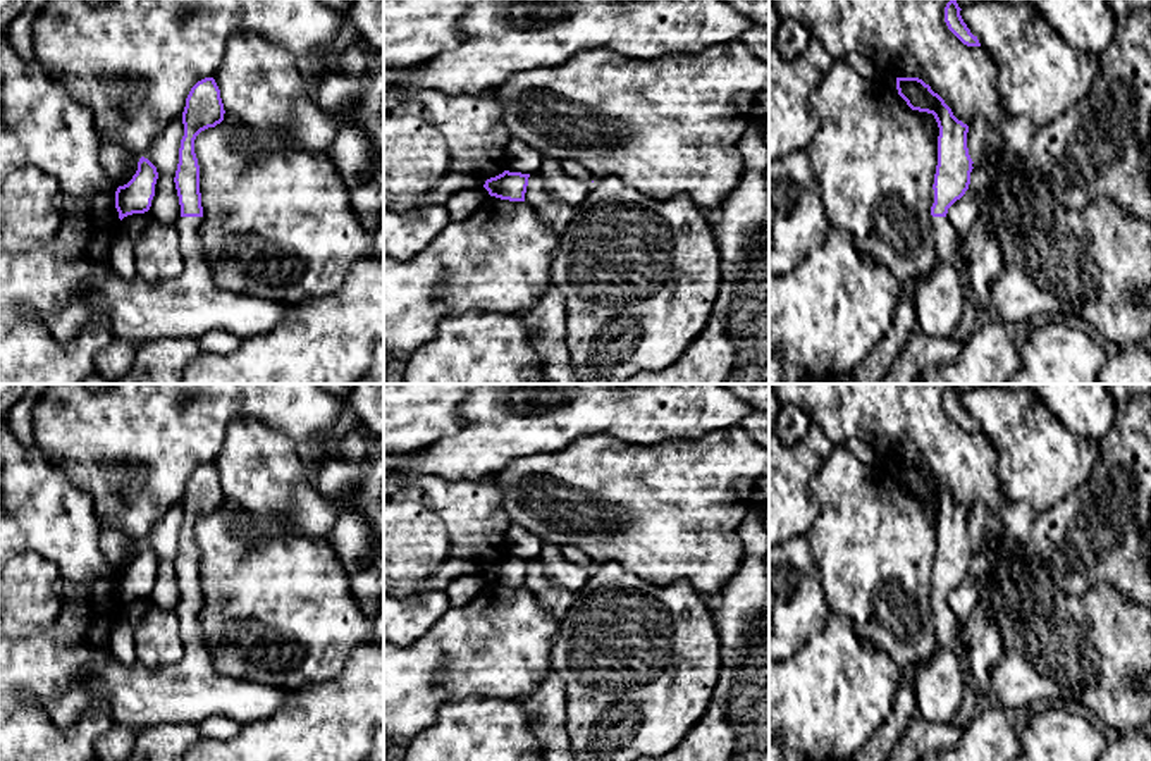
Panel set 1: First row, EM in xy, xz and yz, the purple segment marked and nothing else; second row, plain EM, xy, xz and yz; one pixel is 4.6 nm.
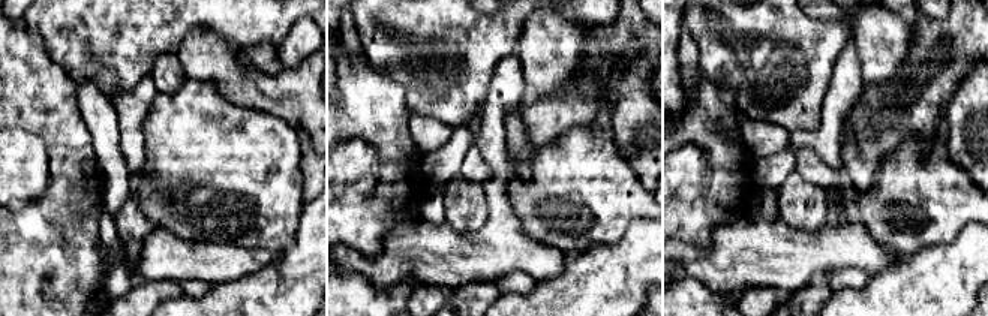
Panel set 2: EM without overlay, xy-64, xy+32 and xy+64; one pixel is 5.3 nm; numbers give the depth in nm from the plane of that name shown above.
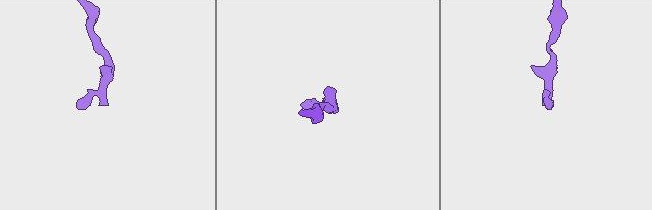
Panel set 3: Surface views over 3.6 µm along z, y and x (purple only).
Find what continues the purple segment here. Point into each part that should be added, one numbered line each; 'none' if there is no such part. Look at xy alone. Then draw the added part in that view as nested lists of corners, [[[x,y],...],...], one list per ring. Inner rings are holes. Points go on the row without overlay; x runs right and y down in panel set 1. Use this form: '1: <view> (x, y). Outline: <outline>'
1: xy (186, 692). Outline: [[[177,603],[182,658],[151,670],[112,659],[88,685],[72,687],[58,701],[46,704],[48,718],[58,727],[71,727],[100,696],[108,704],[115,723],[141,732],[162,725],[200,725],[213,715],[234,720],[241,727],[270,718],[292,692],[239,680],[217,671],[200,627],[203,603]]]

